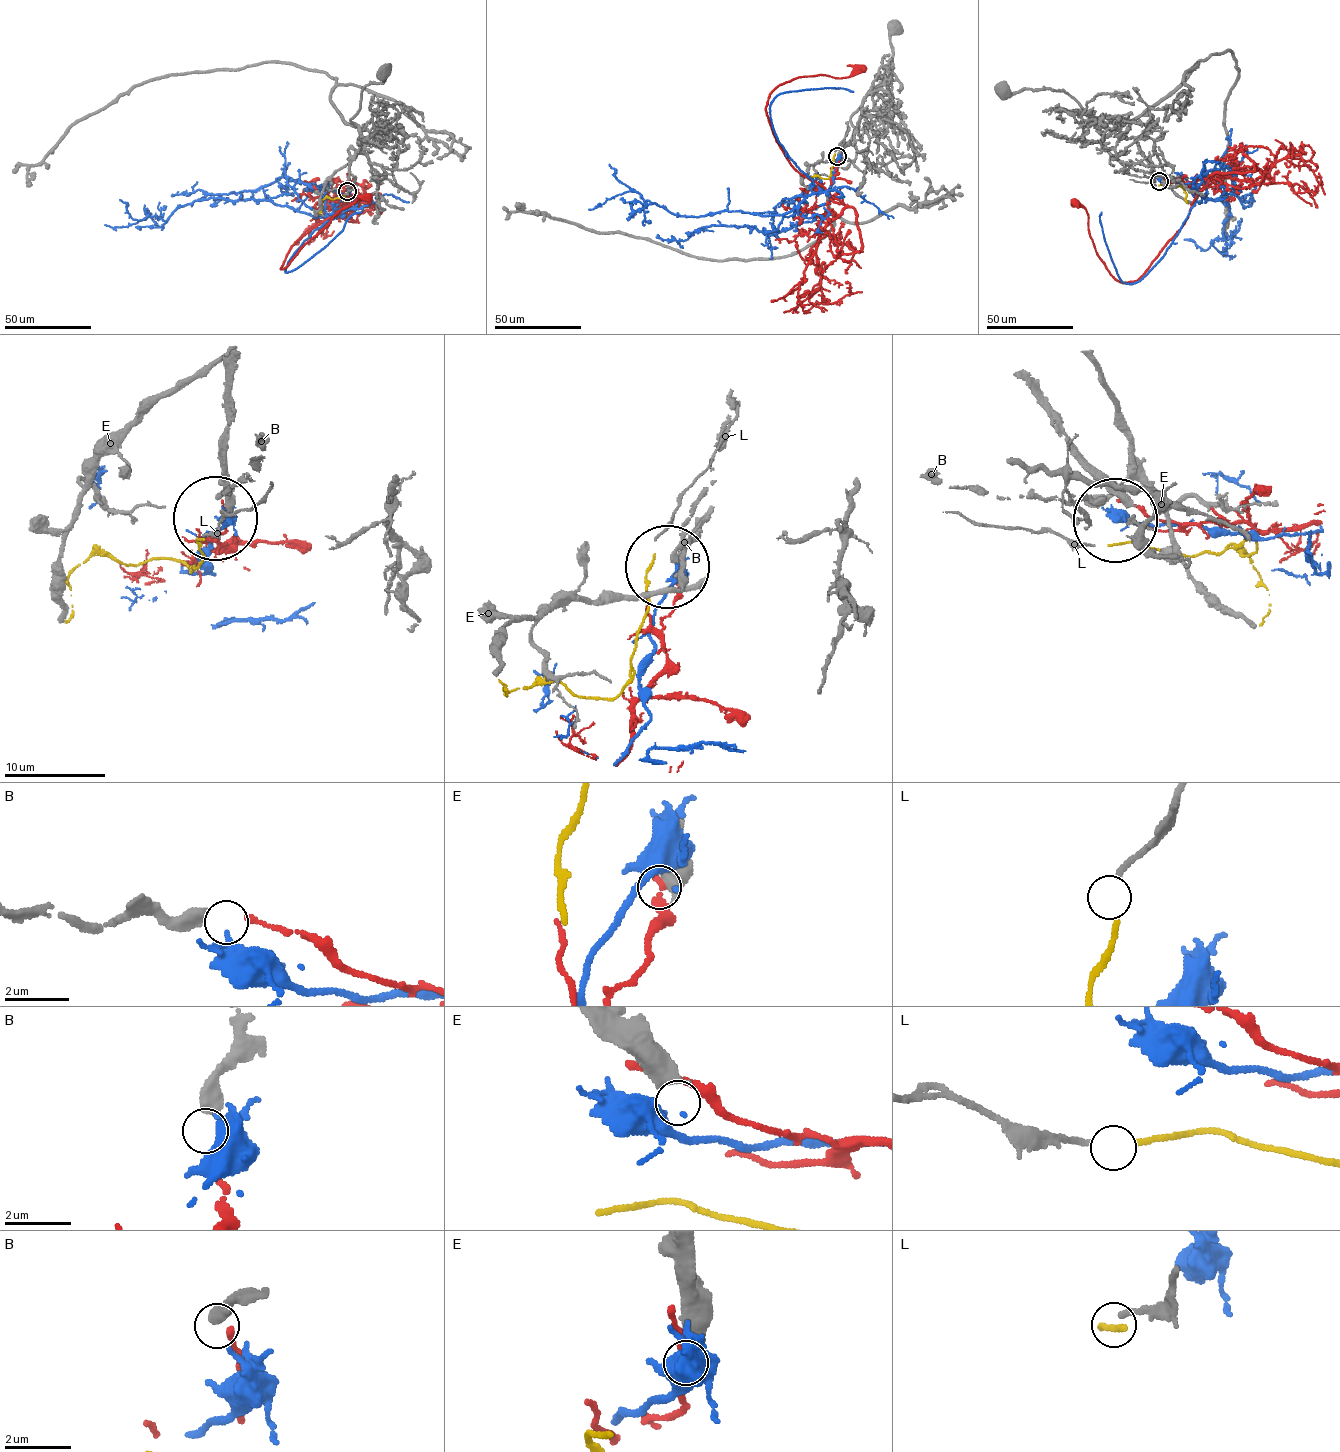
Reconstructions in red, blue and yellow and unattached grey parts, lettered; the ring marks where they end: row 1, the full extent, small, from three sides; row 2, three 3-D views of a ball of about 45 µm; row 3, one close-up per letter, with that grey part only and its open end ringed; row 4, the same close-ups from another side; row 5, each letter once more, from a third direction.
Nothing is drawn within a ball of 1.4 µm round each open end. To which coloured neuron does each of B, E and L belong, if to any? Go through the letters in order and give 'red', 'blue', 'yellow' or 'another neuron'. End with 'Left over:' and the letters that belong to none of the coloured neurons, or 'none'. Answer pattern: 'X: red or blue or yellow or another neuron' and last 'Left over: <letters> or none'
B: another neuron
E: another neuron
L: yellow
Left over: B, E

